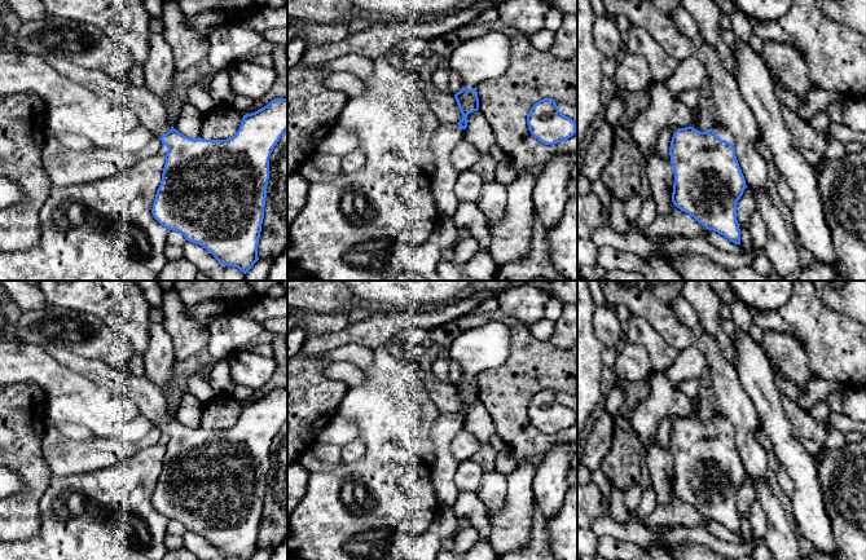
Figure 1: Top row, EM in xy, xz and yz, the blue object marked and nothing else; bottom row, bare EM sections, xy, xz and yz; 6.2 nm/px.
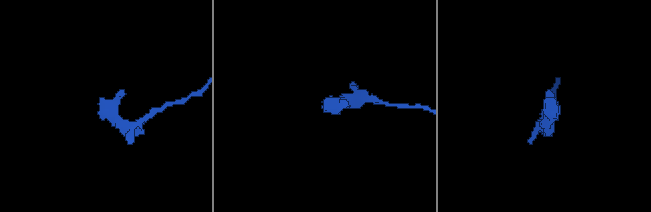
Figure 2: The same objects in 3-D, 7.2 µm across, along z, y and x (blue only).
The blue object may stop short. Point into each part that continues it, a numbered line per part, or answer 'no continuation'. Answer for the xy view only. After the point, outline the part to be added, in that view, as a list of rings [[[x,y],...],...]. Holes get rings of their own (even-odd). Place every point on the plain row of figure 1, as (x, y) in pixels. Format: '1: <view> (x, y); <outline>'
1: xy (152, 404); [[[41,345],[54,360],[83,374],[101,389],[128,396],[139,411],[155,427],[164,425],[171,415],[166,396],[145,375],[135,376],[128,370],[115,369],[97,360],[76,356],[57,345]]]

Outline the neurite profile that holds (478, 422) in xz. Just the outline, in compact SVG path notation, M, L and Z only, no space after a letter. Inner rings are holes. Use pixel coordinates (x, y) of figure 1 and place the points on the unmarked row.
M480 400L467 405L465 429L471 432L480 442L491 442L497 433L494 423Z

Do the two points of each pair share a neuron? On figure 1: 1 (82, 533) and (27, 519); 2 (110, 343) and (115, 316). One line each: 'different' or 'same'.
1: different
2: different

